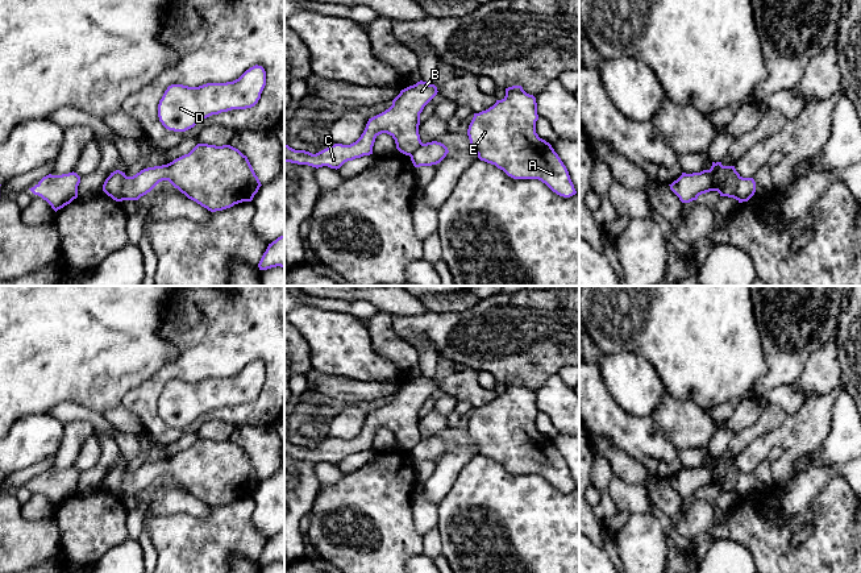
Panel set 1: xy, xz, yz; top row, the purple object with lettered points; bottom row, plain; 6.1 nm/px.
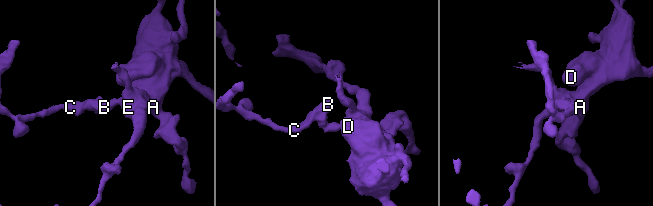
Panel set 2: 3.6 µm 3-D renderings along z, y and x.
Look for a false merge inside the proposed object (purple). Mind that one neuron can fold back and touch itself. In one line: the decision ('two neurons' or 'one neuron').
two neurons

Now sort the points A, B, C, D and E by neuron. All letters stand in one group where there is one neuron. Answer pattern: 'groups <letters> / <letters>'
groups A D E / B C

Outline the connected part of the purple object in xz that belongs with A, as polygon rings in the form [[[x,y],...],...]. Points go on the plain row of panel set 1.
[[[521,381],[506,383],[506,391],[486,406],[474,408],[467,431],[481,456],[495,460],[513,474],[538,474],[560,491],[577,489],[569,466],[552,440],[536,428],[537,398]]]

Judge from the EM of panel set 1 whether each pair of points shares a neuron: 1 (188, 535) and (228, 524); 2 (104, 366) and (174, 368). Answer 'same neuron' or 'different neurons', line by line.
1: same neuron
2: different neurons

